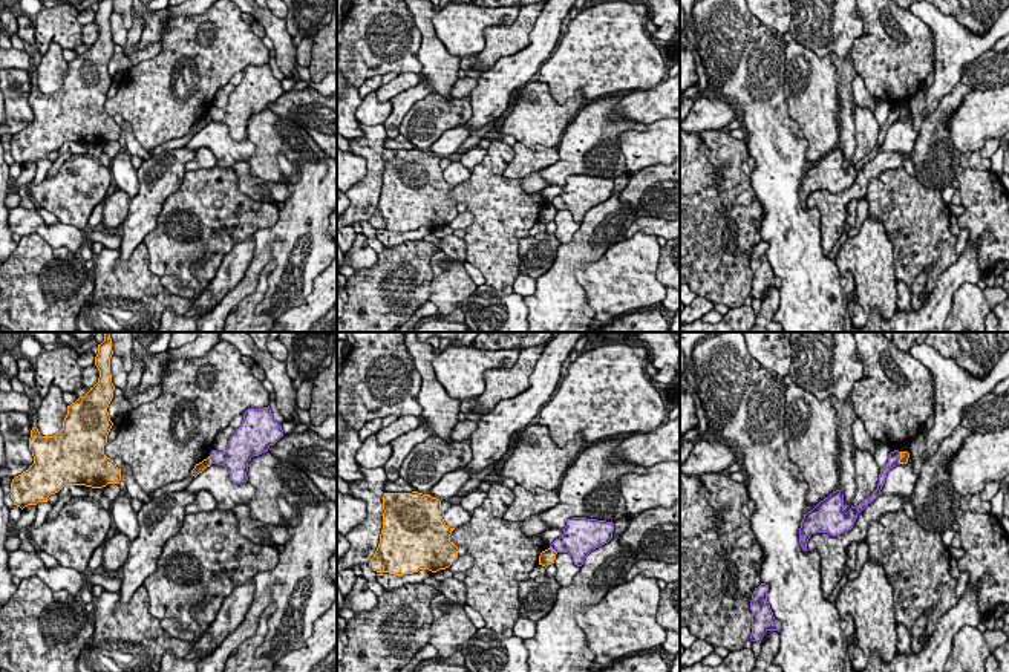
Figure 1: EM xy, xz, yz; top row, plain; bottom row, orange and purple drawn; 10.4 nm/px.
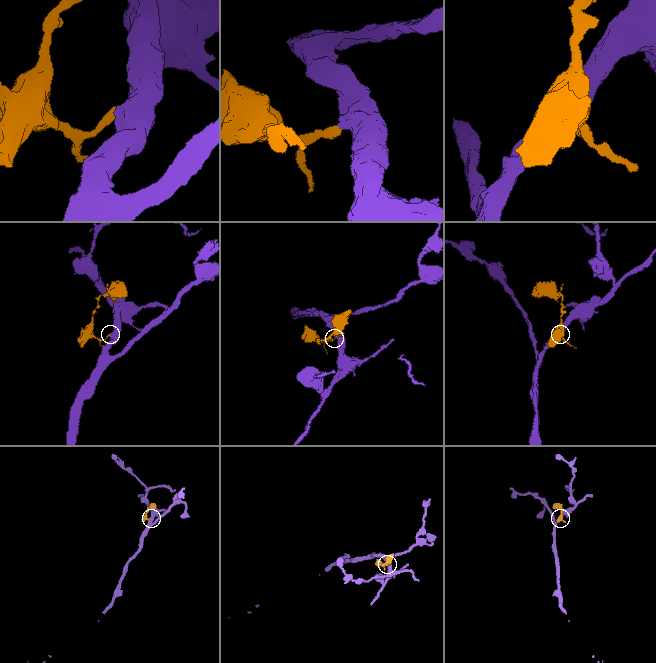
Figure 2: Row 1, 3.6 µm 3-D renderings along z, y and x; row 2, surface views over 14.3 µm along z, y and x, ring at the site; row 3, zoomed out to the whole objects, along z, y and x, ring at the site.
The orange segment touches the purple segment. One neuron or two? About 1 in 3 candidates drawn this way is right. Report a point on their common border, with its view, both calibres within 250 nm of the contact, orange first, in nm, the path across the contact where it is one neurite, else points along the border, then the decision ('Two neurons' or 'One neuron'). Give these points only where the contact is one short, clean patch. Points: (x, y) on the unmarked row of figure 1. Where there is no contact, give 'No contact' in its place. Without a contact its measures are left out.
Touches orange at xy (210, 117). Thickness 100 nm (orange) against 280 nm. Boundary: xy (208, 114), (212, 120). Two neurons

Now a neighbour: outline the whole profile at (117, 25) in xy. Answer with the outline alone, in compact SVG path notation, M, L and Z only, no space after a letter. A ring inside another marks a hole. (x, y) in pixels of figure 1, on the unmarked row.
M112 12L110 15L110 31L113 43L124 47L127 43L129 29L124 26L121 15L116 12Z

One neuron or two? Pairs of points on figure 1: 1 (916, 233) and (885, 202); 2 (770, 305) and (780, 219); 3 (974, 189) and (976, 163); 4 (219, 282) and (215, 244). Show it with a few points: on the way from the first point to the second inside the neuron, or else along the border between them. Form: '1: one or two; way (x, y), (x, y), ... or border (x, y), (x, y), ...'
1: one; way (908, 225), (893, 210)
2: two; border (780, 290), (780, 306), (772, 316)
3: two; border (969, 153), (971, 167), (991, 170)
4: two; border (241, 241), (224, 256), (216, 276), (196, 297)

